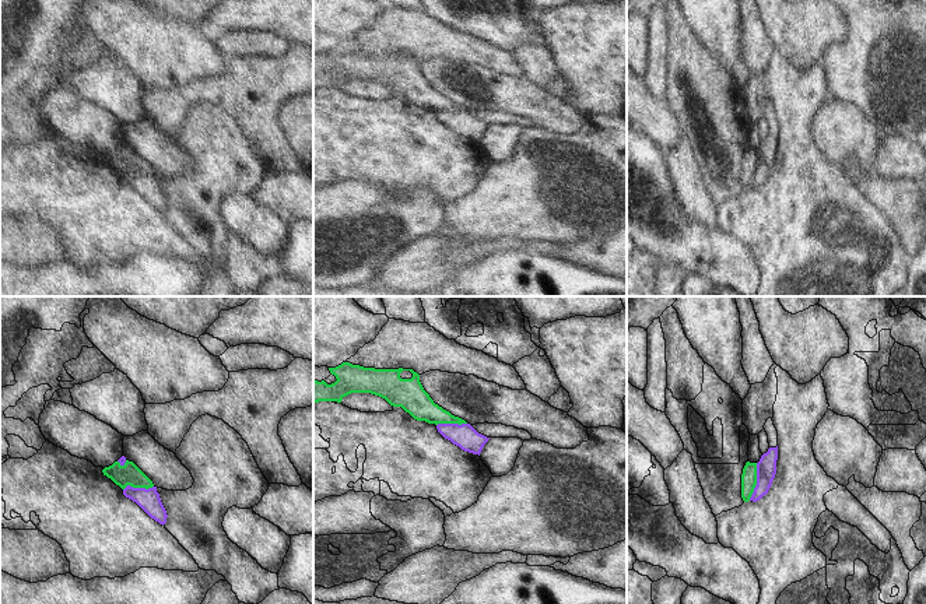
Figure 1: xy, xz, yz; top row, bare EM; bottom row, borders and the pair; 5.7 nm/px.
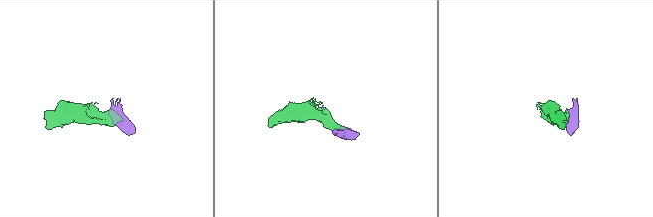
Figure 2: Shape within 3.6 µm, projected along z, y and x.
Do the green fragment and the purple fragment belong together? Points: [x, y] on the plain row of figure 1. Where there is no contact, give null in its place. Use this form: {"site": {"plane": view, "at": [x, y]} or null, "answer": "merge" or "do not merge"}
{"site": {"plane": "yz", "at": [756, 168]}, "answer": "do not merge"}

